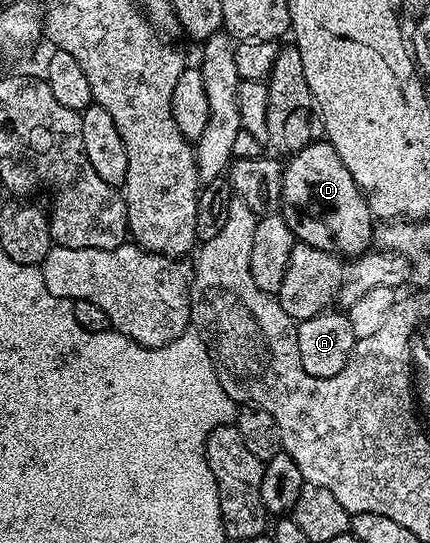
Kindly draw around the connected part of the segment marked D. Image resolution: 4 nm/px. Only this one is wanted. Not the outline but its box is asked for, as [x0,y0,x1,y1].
[279,139,375,259]

